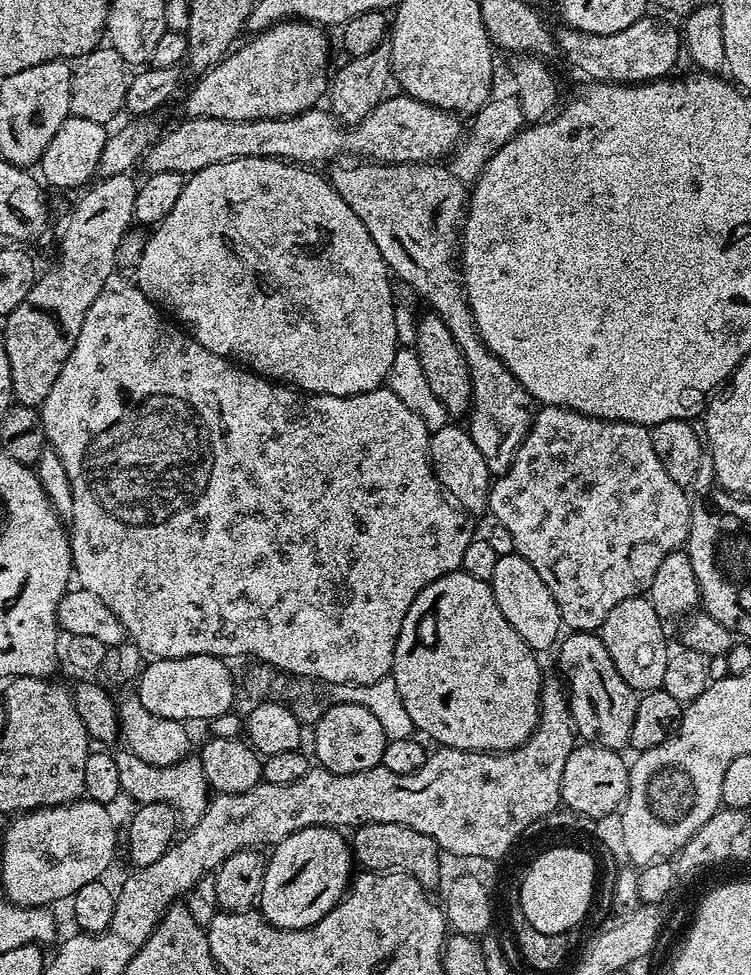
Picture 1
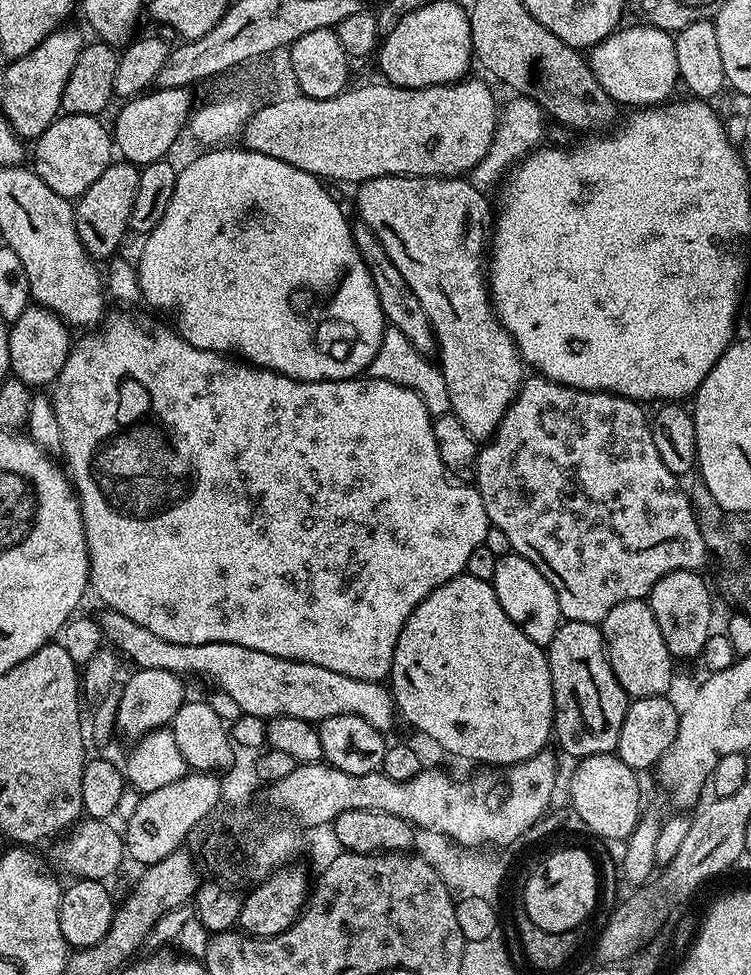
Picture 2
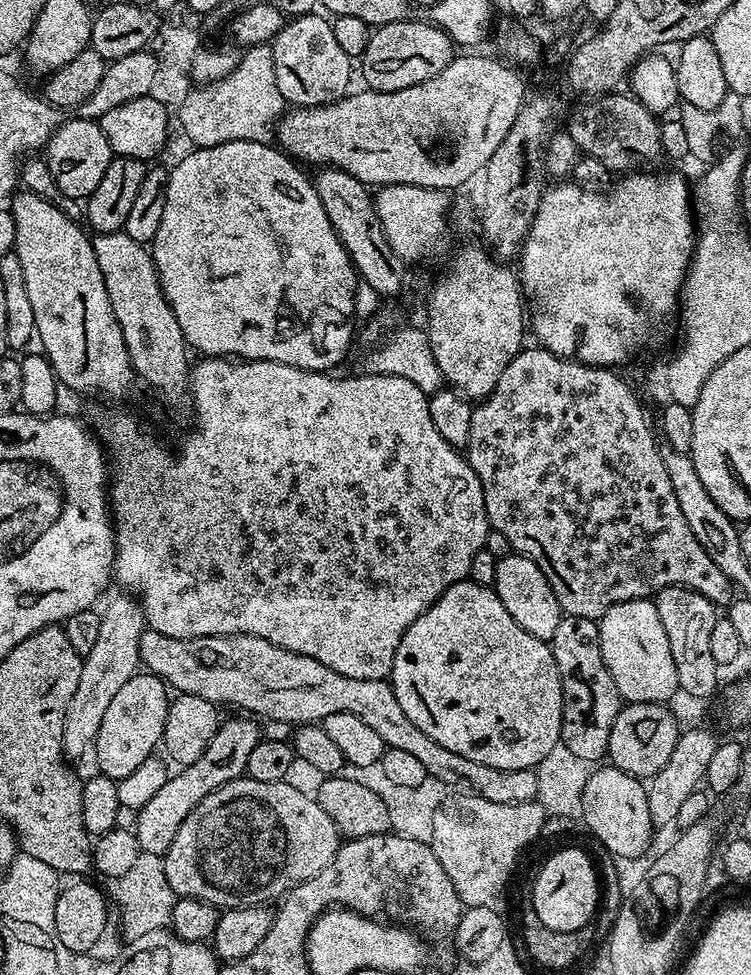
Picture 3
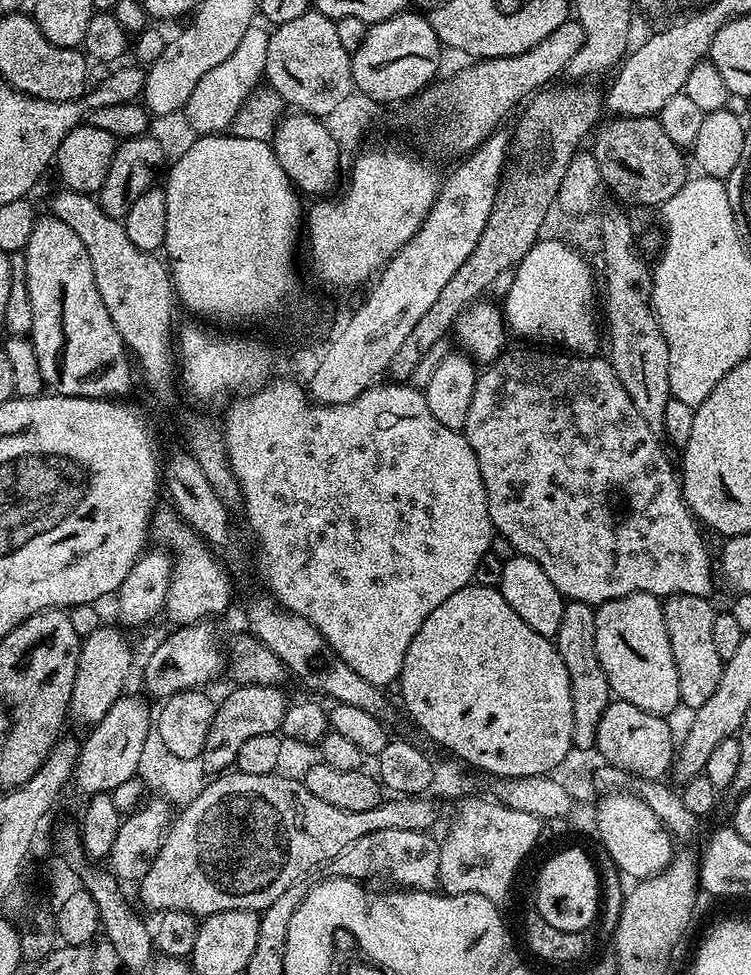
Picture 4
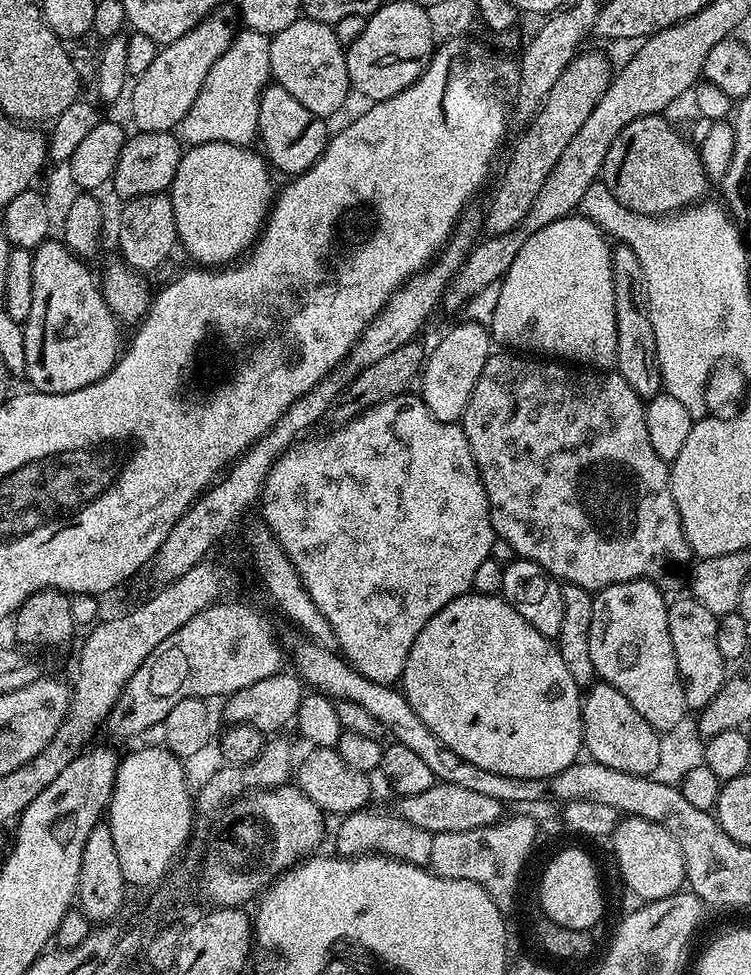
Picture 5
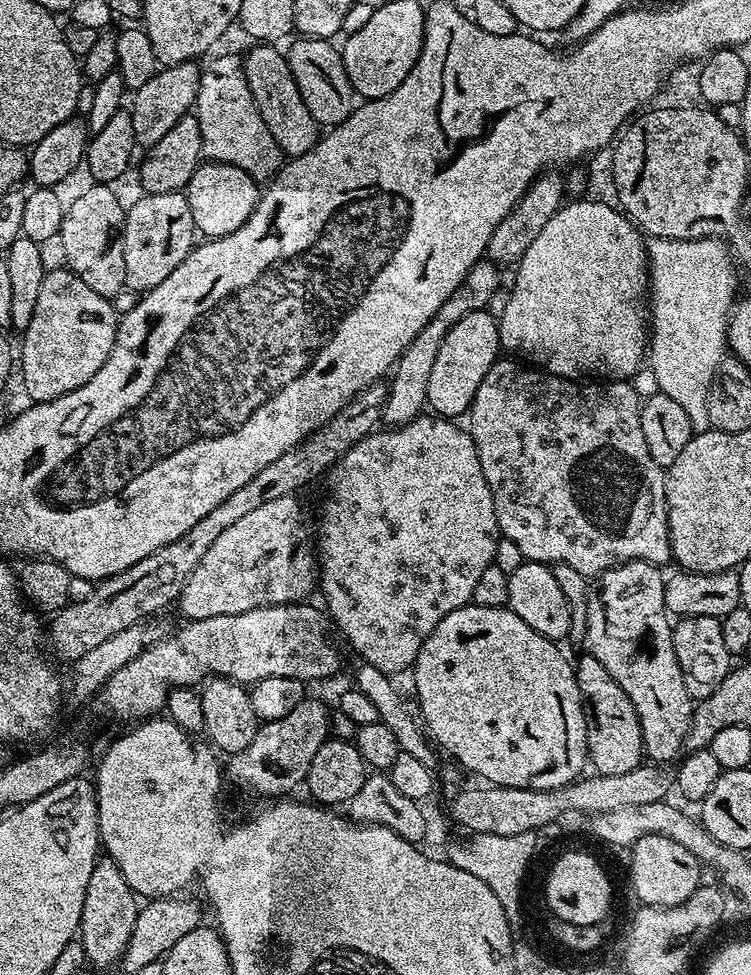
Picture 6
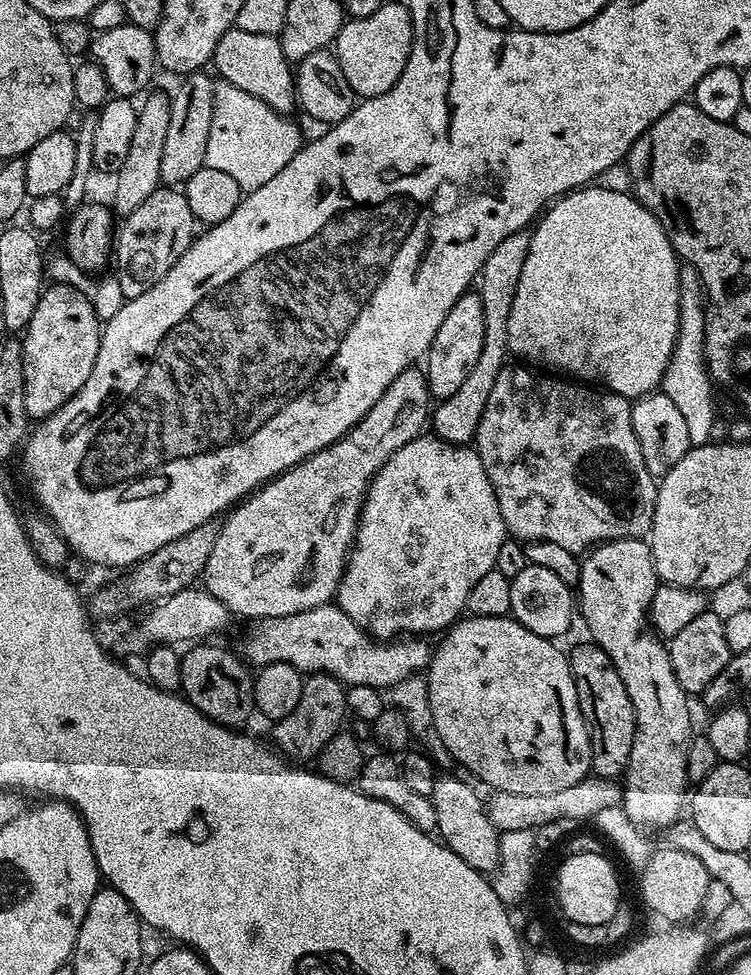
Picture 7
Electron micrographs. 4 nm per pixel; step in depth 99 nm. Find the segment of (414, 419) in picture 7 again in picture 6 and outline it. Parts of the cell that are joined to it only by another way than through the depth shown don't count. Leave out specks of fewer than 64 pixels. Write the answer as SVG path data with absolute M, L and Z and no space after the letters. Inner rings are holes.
M489 258L479 260L468 271L464 281L446 298L446 302L442 302L438 314L434 314L434 318L430 322L426 322L426 326L421 332L408 343L408 347L405 348L391 373L393 376L388 384L388 402L382 409L382 420L385 425L399 426L404 421L421 415L428 399L426 382L430 382L430 370L434 366L434 358L438 358L438 346L442 342L442 338L467 312L479 312L489 307L488 303L491 302L492 295L500 288L500 272L502 272L501 265L497 264L495 260ZM295 495L274 498L251 514L245 514L234 526L226 526L221 536L210 545L210 550L202 554L202 562L184 579L178 597L180 612L188 620L218 618L218 614L242 614L262 606L275 604L295 604L303 601L308 591L313 591L318 580L311 551L300 552L300 535L304 532L304 512Z

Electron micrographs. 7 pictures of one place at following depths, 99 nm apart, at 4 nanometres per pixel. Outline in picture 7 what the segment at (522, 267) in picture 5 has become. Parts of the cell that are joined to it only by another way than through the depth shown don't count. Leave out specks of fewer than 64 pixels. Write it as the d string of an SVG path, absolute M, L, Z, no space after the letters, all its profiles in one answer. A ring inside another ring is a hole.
M585 186L577 188L575 192L567 193L555 201L539 217L540 229L533 227L530 234L536 239L536 252L526 254L526 267L536 268L528 270L528 276L518 278L518 290L520 296L520 308L510 310L510 322L508 323L508 346L513 357L521 356L521 361L535 366L540 370L547 370L552 374L559 374L564 378L575 378L580 382L591 382L601 389L613 392L619 396L639 398L648 393L657 391L661 387L664 371L672 357L672 351L678 338L678 326L680 325L680 274L681 261L672 249L670 238L658 222L658 218L646 206L642 206L635 196L627 191L619 192L616 188L596 188L597 186Z

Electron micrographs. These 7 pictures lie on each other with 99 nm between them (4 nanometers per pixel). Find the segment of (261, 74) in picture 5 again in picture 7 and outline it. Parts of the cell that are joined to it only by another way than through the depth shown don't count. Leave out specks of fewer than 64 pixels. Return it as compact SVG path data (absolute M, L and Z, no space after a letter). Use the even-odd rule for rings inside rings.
M217 83L204 167L230 174L244 194L266 186L296 153L297 145L292 144L292 124L288 119L287 115L266 106L262 98L254 98L254 94L246 94L246 90L238 90L233 84Z

